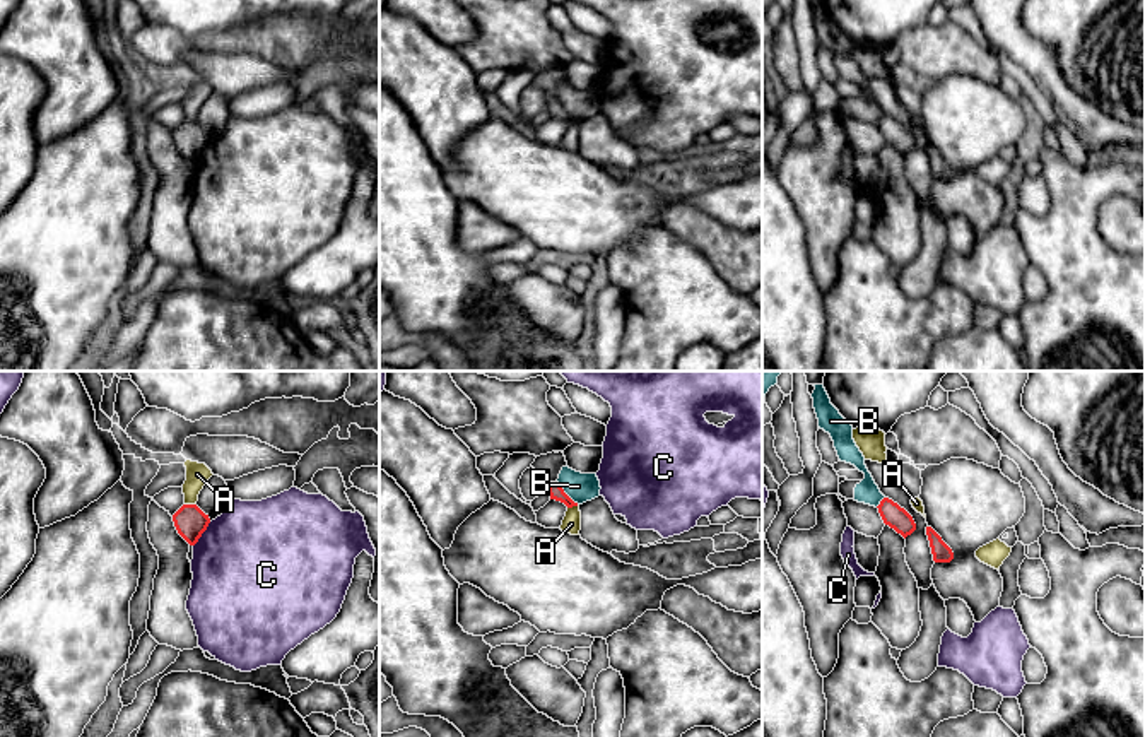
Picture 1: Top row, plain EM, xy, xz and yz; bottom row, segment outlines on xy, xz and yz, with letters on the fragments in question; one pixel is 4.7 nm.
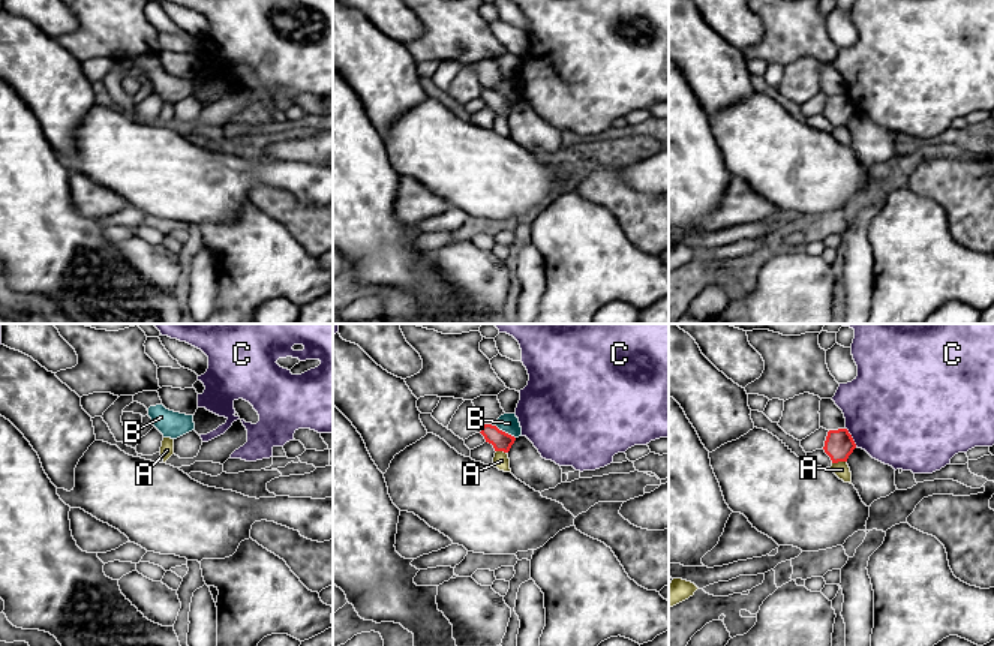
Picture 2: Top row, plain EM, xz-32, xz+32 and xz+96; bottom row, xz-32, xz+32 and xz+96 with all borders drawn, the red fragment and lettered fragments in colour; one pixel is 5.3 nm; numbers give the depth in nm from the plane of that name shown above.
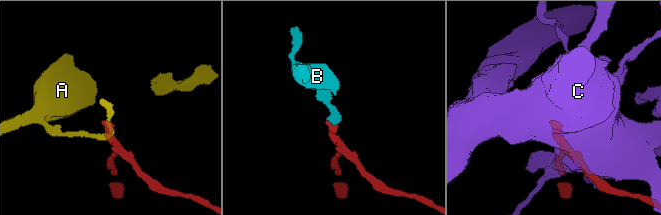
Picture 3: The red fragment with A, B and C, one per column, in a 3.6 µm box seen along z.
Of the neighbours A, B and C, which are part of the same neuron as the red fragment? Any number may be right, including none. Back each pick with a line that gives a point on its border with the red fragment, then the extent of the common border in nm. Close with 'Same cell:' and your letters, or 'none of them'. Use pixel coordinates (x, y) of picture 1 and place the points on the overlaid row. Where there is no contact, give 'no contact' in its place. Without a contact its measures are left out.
Same cell: none of them

